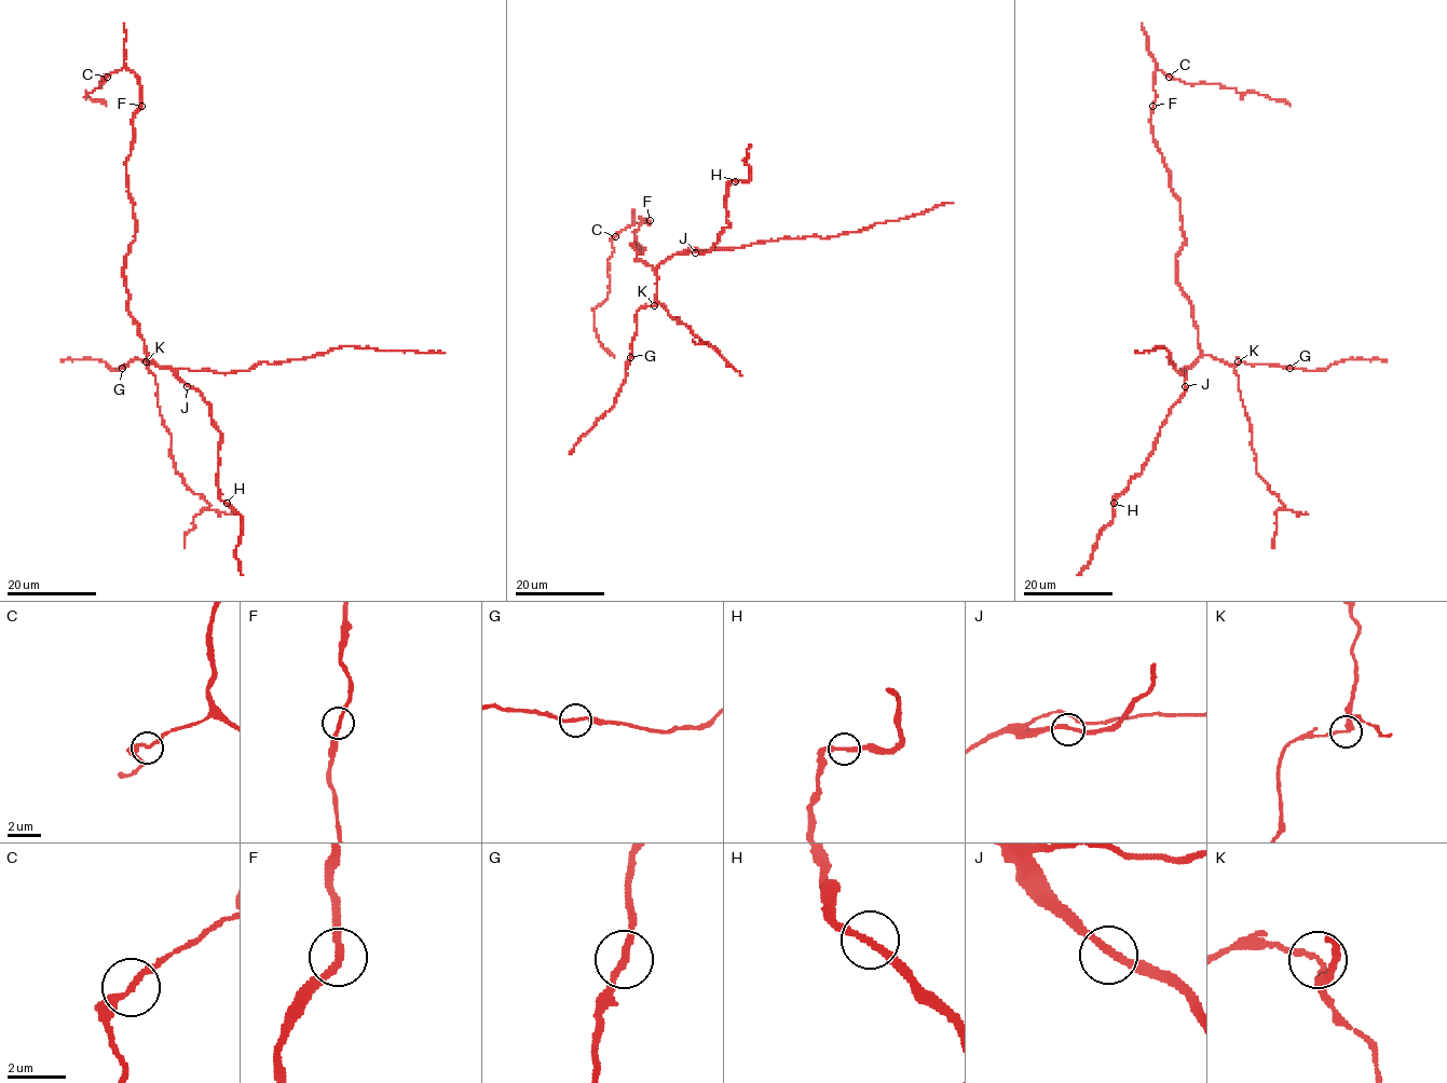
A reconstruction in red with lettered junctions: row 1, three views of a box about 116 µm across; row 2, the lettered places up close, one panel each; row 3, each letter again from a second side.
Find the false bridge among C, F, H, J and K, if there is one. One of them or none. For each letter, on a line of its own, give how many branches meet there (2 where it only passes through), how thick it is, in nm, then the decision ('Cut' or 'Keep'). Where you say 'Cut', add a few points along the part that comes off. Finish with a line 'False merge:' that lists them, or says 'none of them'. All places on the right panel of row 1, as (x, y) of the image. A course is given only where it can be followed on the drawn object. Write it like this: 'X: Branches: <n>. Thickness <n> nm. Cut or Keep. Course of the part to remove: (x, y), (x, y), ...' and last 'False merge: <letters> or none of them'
C: Branches: 2. Thickness 220 nm. Keep
F: Branches: 2. Thickness 240 nm. Keep
H: Branches: 2. Thickness 240 nm. Keep
J: Branches: 2. Thickness 240 nm. Keep
K: Branches: 2. Thickness 240 nm. Keep
False merge: none of them

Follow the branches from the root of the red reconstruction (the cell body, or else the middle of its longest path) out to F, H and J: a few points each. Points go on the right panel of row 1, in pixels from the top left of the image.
F: (1177, 282), (1176, 255), (1185, 241), (1181, 201), (1171, 187), (1171, 173), (1154, 138), (1150, 121), (1152, 106)
H: (1177, 282), (1191, 306), (1201, 357), (1186, 368), (1184, 395), (1172, 407), (1144, 470), (1114, 503)
J: (1177, 282), (1191, 306), (1201, 351), (1201, 357), (1186, 368), (1185, 386)

